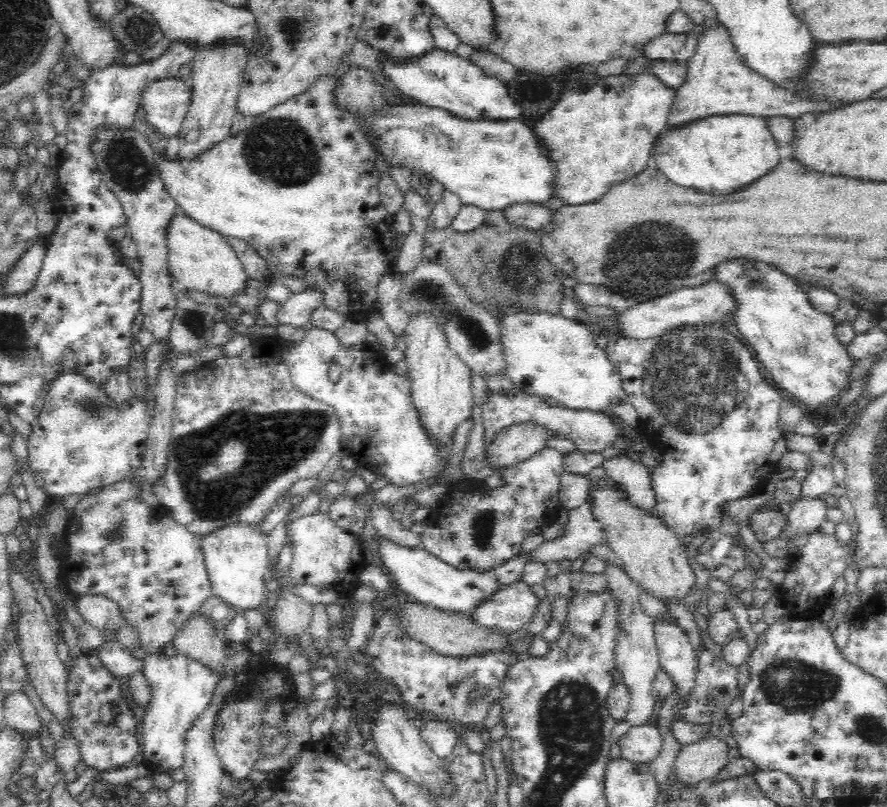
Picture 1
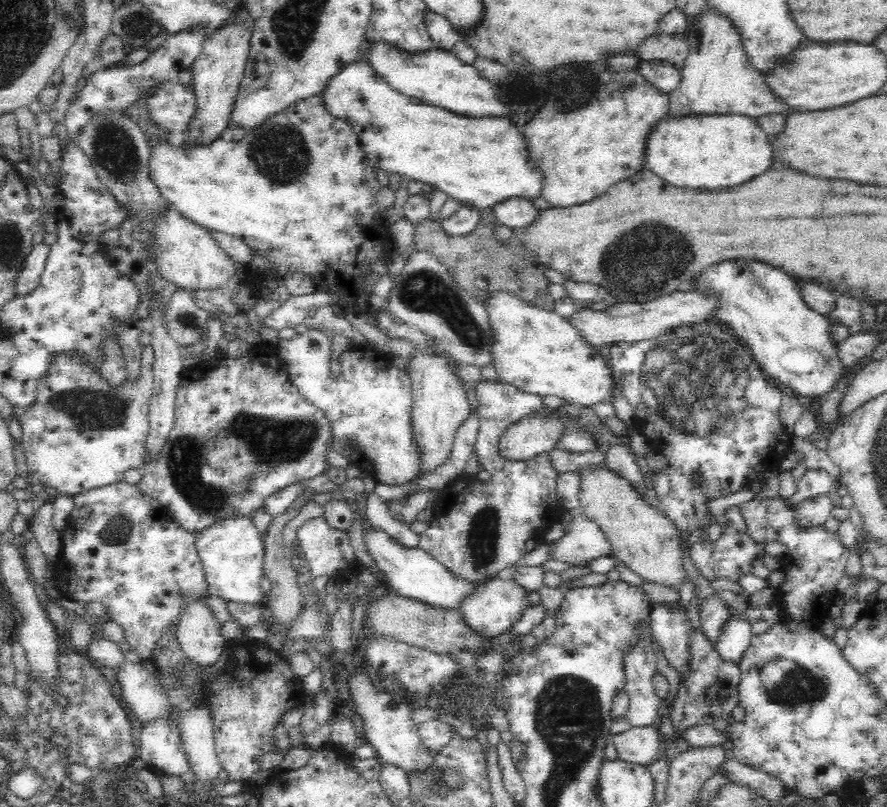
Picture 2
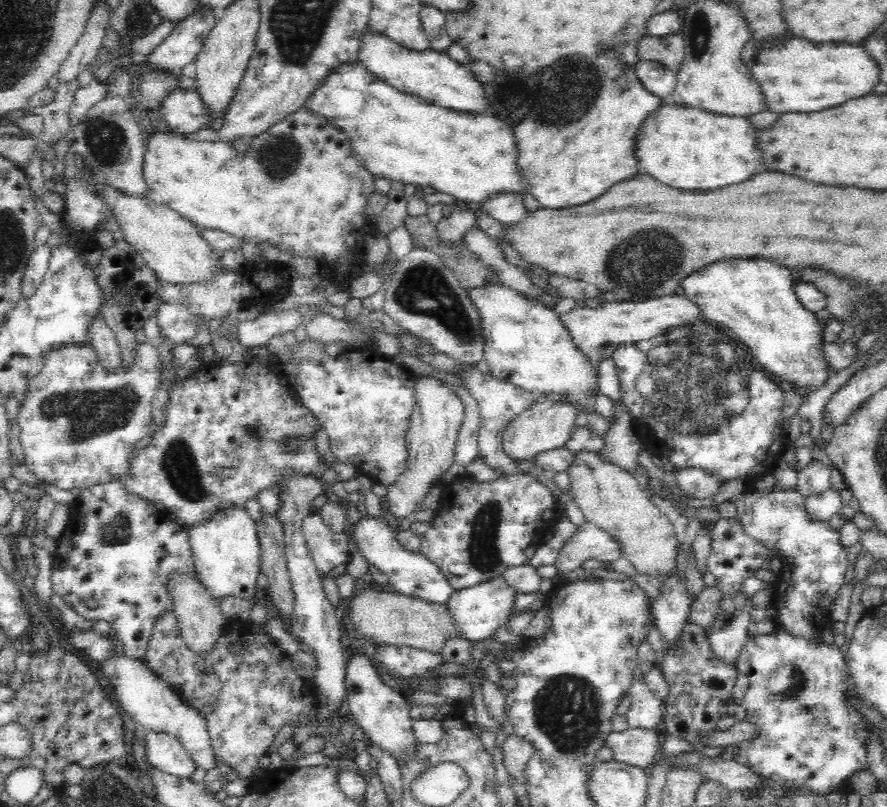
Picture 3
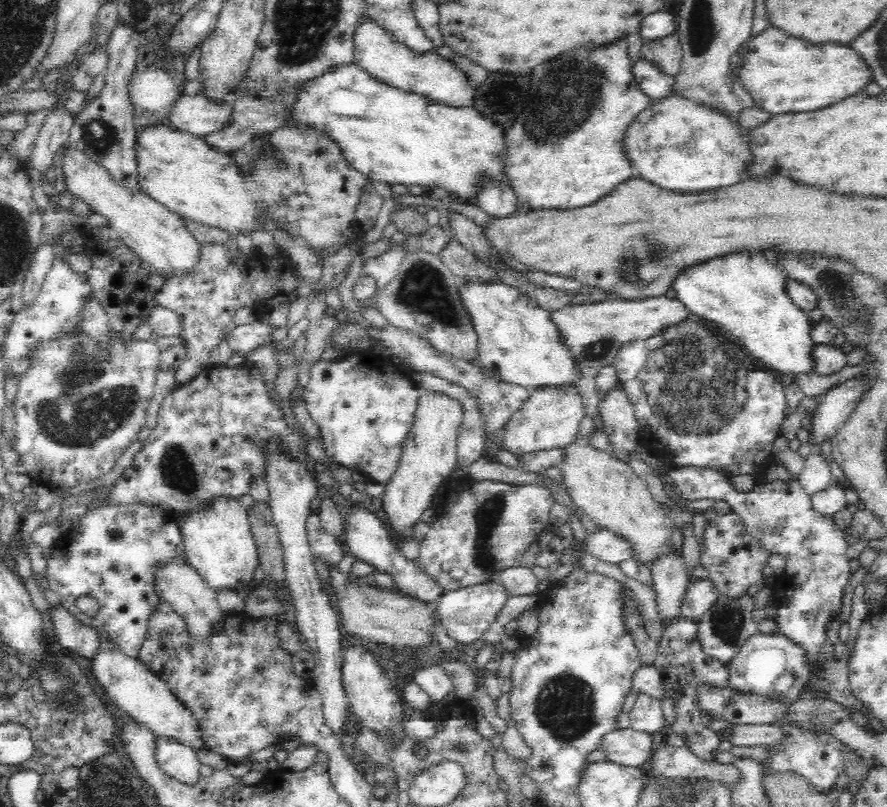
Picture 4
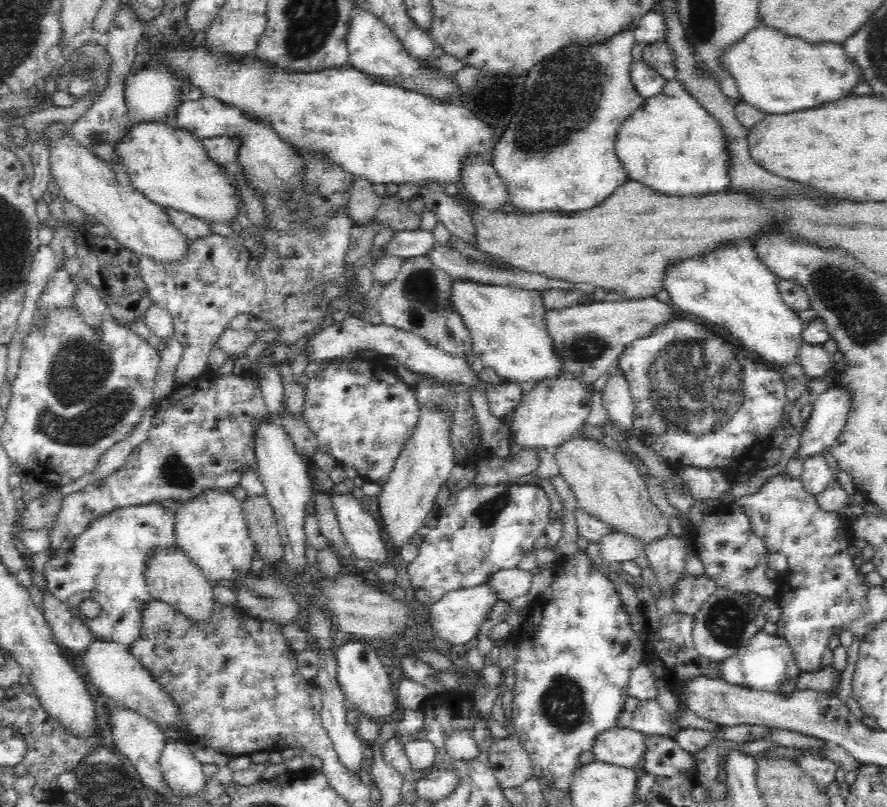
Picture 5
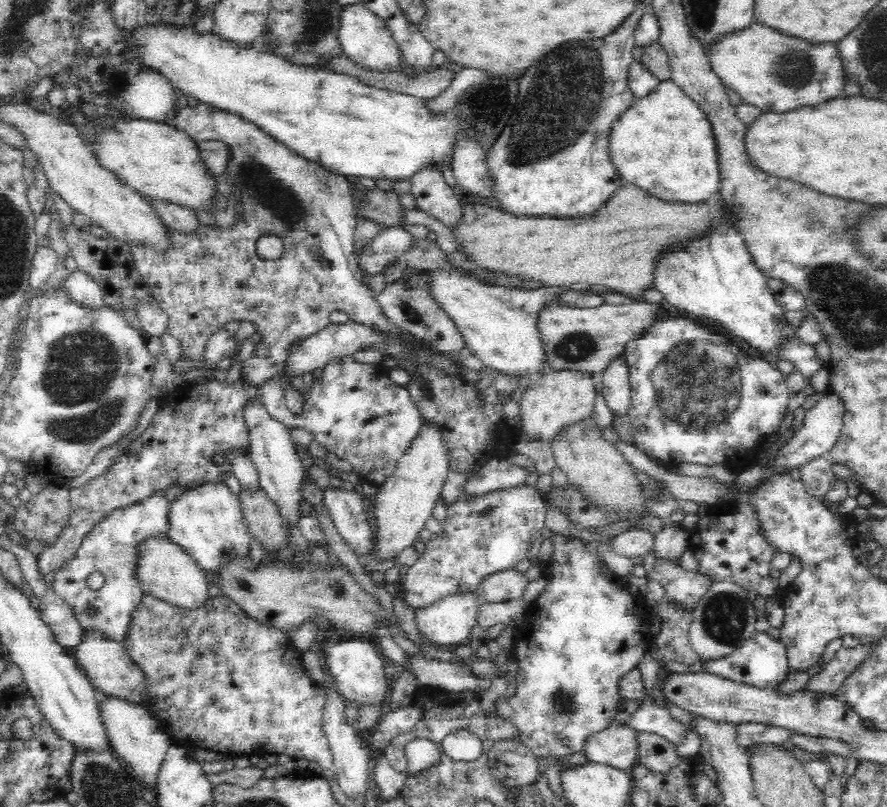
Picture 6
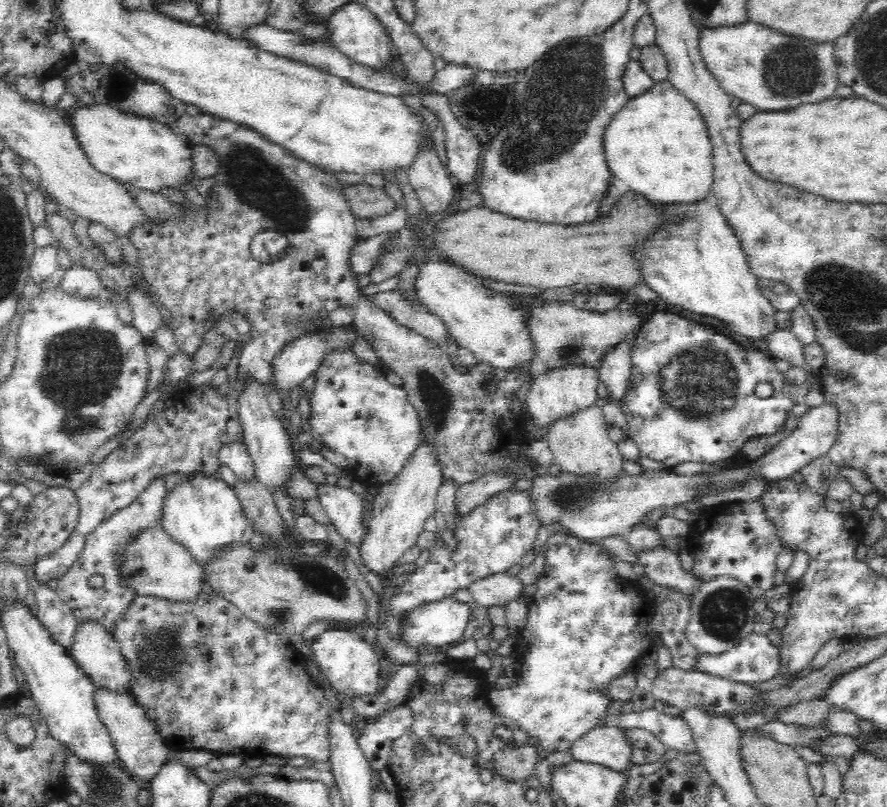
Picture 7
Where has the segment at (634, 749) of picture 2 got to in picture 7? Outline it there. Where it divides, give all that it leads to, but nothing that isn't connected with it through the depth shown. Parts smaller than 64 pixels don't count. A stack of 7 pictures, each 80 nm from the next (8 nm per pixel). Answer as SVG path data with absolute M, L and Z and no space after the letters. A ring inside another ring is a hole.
M604 726L588 732L570 748L574 760L627 772L631 765L632 745L623 728Z

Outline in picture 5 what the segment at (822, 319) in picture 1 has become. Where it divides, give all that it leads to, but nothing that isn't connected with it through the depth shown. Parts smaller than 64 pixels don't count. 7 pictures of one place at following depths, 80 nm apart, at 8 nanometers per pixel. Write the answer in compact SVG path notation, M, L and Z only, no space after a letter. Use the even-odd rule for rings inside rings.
M738 242L736 246L728 246L728 250L720 250L720 254L718 251L715 251L716 254L708 254L704 256L704 258L700 258L700 260L696 260L696 262L682 262L680 266L674 266L672 268L672 274L668 274L668 278L664 278L664 289L668 292L670 296L670 302L674 304L678 309L682 311L689 312L690 314L696 314L697 317L702 318L702 320L708 320L708 322L712 322L712 324L719 324L724 328L724 330L728 330L732 336L735 338L740 338L740 342L742 342L742 346L746 346L746 351L752 350L754 354L758 354L758 356L762 356L768 364L775 364L775 366L782 366L782 368L786 368L788 364L791 366L796 366L796 364L800 365L800 346L805 344L804 337L802 337L802 332L804 332L804 328L806 328L806 323L804 320L800 318L800 314L798 311L792 309L792 307L788 307L786 303L784 303L784 299L780 297L780 293L778 293L778 275L760 259L760 256L752 246L748 246L751 242Z

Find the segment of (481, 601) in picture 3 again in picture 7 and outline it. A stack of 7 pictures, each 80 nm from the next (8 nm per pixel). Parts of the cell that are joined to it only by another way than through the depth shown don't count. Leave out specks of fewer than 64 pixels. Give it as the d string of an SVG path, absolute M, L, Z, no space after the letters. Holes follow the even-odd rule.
M447 597L431 604L420 606L406 614L406 620L402 622L402 642L411 649L420 646L441 647L444 644L454 644L464 636L464 630L472 621L473 612L466 602L460 602L458 598Z

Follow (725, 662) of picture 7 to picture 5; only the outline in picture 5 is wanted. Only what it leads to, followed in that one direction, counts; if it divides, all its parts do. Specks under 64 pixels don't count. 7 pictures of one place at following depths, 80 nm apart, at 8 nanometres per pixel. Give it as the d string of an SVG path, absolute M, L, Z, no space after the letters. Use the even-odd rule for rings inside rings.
M761 630L753 638L750 638L734 657L728 658L720 664L722 679L732 686L742 686L760 692L778 692L786 697L790 696L792 692L796 692L798 678L804 672L797 662L795 652L792 651L790 643L786 639L778 635L770 636L770 634L765 634Z

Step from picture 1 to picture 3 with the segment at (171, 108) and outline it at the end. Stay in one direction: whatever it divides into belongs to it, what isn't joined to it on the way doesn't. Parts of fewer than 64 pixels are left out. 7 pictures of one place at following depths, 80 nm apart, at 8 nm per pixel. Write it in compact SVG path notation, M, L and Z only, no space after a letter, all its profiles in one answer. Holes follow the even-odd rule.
M178 85L160 102L158 112L172 128L172 133L180 136L199 132L208 126L208 111L194 88L186 90Z

